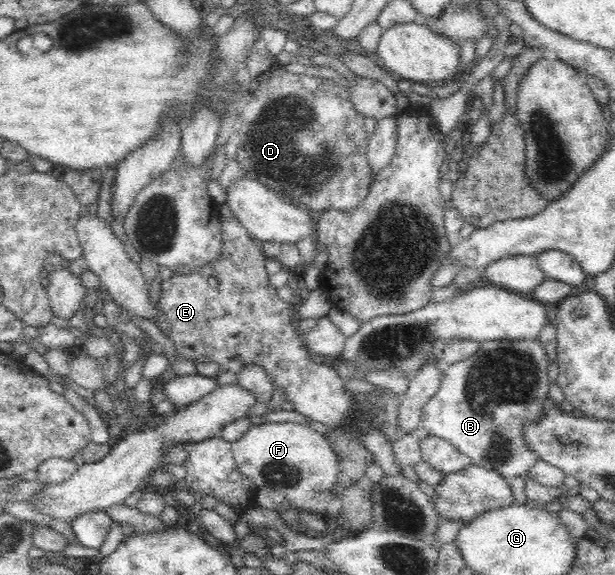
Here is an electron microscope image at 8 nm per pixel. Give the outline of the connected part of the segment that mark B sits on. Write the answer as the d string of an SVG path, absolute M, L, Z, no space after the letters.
M539 338L526 340L493 340L481 343L480 351L475 356L472 356L469 360L462 360L460 363L445 367L444 376L441 380L439 389L434 393L434 396L431 396L430 400L424 404L424 408L422 408L421 426L428 431L430 436L437 436L453 444L454 447L458 448L458 451L470 458L472 465L495 470L507 480L522 476L526 481L530 481L530 473L528 472L530 472L532 466L540 460L540 457L528 447L528 443L526 443L524 437L522 437L524 436L522 430L524 430L524 424L536 422L536 420L542 416L542 412L544 412L544 402L546 402L546 398L548 398L548 391L551 385L550 381L548 381L548 366L549 361L547 353Z

